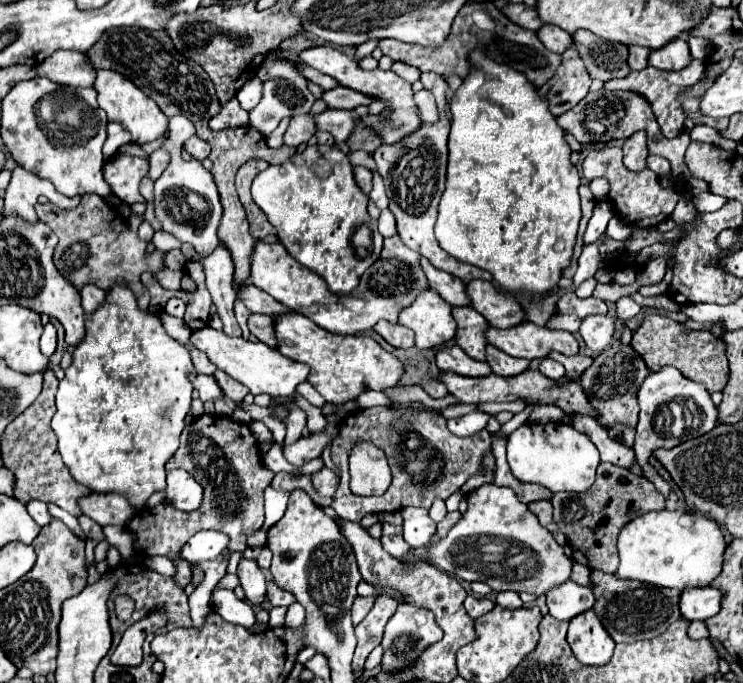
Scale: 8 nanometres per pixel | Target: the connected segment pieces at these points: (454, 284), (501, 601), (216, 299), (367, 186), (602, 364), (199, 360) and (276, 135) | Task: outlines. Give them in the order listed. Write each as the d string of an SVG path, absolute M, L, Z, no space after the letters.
M421 258L419 260L421 264L421 270L425 272L427 280L429 280L429 286L439 292L439 296L451 304L451 306L463 306L463 304L469 304L469 298L465 294L465 284L457 278L457 276L451 276L435 266L431 266L431 262L427 258Z
M499 592L495 596L495 604L501 608L507 608L507 610L517 610L523 606L519 594L515 594L515 592Z
M189 244L181 246L183 256L187 260L197 260L205 266L207 276L207 290L211 294L213 306L217 308L217 314L223 322L223 332L227 336L241 336L241 328L235 320L233 304L235 304L235 284L233 284L233 262L227 254L227 248L217 248L213 254L201 258Z
M355 166L355 168L353 168L353 174L355 174L357 186L359 186L365 194L369 194L369 192L371 192L371 172L365 170L363 166Z
M619 340L613 342L609 348L605 348L593 364L581 374L579 382L593 406L593 410L599 414L599 422L609 430L615 424L627 424L627 426L637 426L637 390L641 382L647 378L649 370L643 362L643 358L631 348L623 346Z
M189 346L189 350L191 350L191 352L189 352L189 354L191 354L191 362L193 362L197 373L213 375L217 368L207 360L207 356L201 354L201 352L199 352L197 348L193 348L193 346Z
M283 118L283 120L279 122L279 126L267 136L267 144L269 144L271 148L279 148L279 146L283 144L283 134L285 134L285 130L287 130L287 126L289 126L289 120L291 120L291 118Z

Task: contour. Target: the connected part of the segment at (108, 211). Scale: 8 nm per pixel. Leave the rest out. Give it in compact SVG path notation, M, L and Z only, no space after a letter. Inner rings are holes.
M89 194L73 210L61 210L51 202L37 204L35 210L39 220L47 224L59 238L59 244L53 254L53 262L61 272L61 276L65 276L65 280L69 280L77 290L81 290L87 284L95 284L103 290L111 290L115 284L127 286L129 290L133 290L139 308L141 310L149 308L149 294L145 290L145 296L143 296L141 274L143 270L155 272L163 268L161 252L155 250L151 256L147 256L145 254L147 242L139 240L139 236L129 230L125 218L121 222L121 214L117 208L113 208L101 196ZM121 224L123 224L123 230L121 230Z

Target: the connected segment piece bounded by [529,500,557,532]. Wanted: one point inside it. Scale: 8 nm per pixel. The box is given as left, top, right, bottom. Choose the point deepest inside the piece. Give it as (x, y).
(542, 508)

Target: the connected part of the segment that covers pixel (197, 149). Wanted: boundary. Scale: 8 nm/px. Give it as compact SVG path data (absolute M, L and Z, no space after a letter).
M191 136L187 142L185 142L185 150L193 156L193 158L197 158L197 160L203 160L203 158L207 158L209 156L209 144L205 142L205 140L201 140L199 136Z

